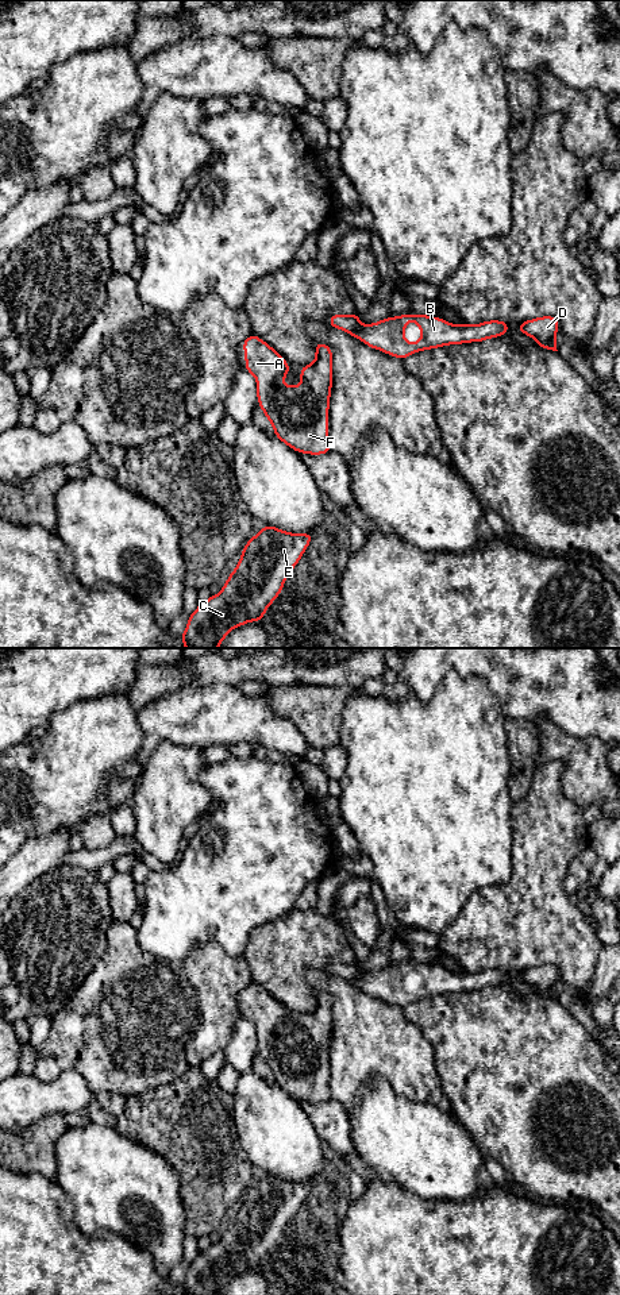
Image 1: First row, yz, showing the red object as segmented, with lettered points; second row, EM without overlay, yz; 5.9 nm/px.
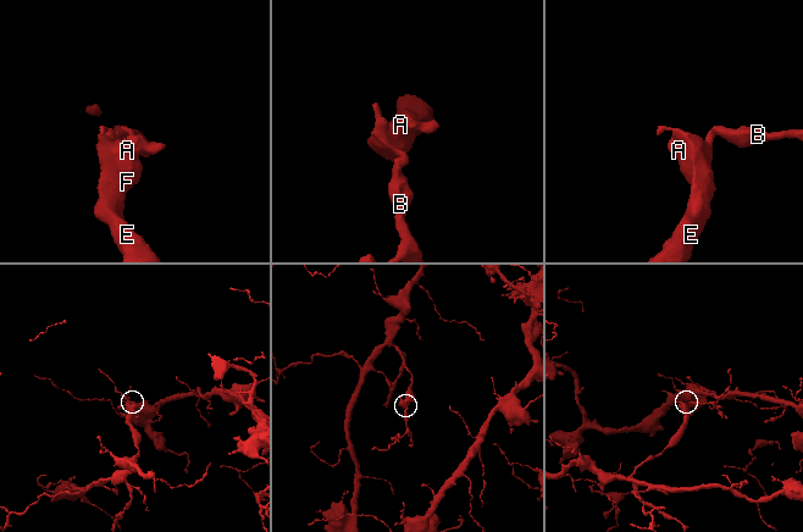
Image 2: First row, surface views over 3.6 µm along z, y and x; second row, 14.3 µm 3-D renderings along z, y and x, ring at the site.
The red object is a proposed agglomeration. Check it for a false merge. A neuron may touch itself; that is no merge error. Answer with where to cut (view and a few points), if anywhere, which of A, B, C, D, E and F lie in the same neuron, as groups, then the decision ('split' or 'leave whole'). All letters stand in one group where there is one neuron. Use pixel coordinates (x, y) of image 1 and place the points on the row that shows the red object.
cut none; groups A B C D E F; leave whole

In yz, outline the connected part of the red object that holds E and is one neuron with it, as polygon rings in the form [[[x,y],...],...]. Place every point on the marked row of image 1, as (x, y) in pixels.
[[[265,524],[244,546],[240,560],[222,591],[189,614],[186,629],[181,635],[184,645],[217,648],[232,628],[247,621],[262,621],[312,535],[289,533]]]

